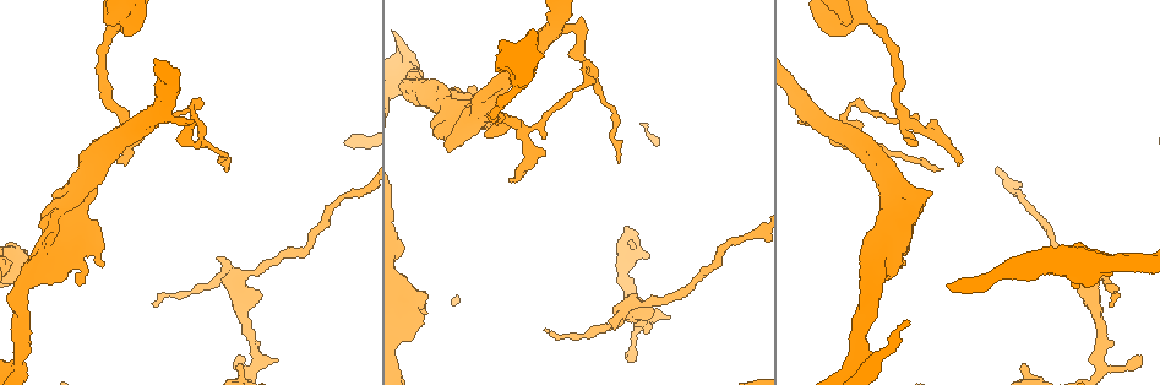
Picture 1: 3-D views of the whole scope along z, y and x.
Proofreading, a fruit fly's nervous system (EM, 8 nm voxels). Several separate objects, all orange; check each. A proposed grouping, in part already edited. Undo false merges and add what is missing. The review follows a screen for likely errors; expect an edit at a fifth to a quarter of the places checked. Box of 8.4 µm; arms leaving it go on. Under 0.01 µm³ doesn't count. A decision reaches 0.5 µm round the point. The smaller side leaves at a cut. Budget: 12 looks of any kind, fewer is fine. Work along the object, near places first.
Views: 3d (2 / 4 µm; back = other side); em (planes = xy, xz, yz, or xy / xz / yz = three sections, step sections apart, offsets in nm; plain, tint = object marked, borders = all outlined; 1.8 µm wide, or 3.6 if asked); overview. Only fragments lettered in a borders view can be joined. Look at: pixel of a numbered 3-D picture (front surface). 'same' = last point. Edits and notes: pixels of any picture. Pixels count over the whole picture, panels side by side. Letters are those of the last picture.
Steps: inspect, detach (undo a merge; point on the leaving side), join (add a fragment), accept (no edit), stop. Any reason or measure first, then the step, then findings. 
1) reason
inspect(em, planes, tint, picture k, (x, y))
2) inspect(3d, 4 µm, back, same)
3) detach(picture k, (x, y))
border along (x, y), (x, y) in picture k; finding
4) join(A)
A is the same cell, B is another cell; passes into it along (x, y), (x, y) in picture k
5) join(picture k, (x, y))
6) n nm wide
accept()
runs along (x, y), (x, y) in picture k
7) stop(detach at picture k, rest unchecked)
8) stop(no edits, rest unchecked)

side arm on a straight run
inspect(3d, 4 µm, picture 1, (521, 82))

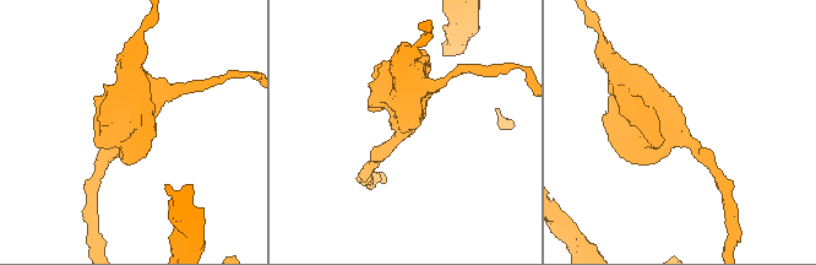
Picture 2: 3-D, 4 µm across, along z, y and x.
3 arms; arms of 180, 300, 460 nm; need the tissue
inspect(em, 3.6 µm, xy, step 4, tint, picture 2, (403, 128))

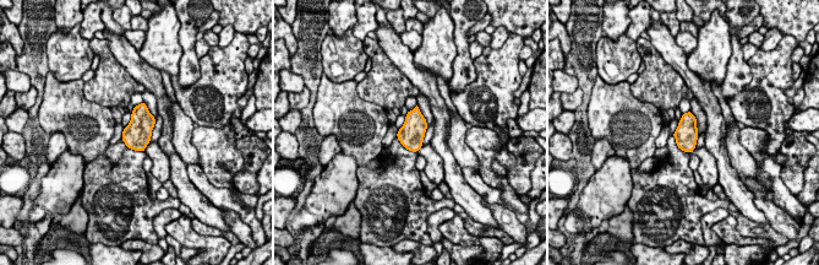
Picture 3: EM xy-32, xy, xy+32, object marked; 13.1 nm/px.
inspect(em, 3.6 µm, yz, step 8, borders, same)

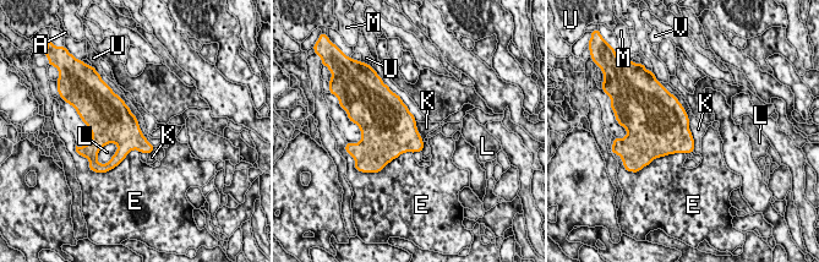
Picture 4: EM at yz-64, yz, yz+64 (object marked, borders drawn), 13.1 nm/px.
400 nm wide; U touches over 650 nm
accept()
A, E, K, L, M, U and V are other cells; continuous, no second neuron

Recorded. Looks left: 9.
branch stops here
inspect(3d, 4 µm, picture 1, (53, 194))

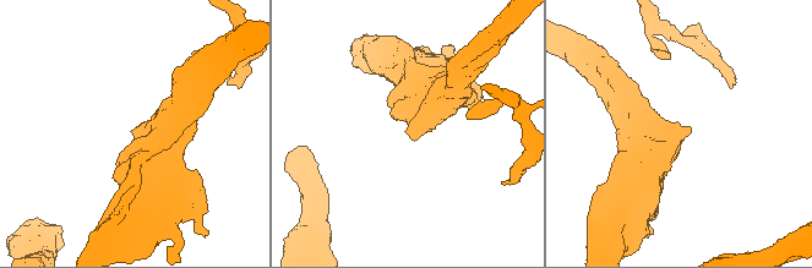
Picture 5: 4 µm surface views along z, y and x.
now the EM
inspect(em, xy, step 16, tint, picture 5, (136, 131))

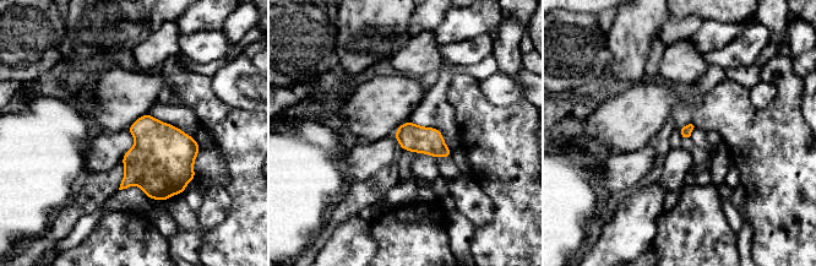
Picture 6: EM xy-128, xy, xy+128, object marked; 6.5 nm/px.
another direction
inspect(em, planes, borders, same)

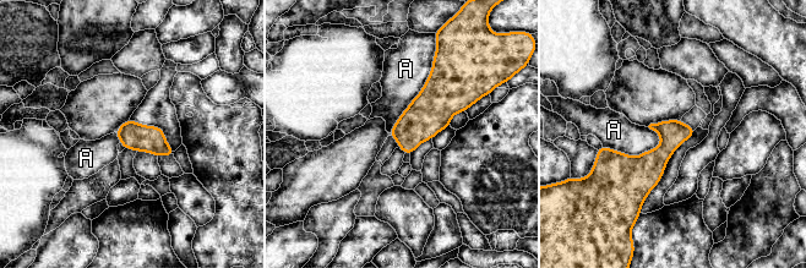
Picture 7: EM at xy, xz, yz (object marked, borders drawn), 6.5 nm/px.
accept()
A is another cell; border along (435, 54), (424, 86), (388, 132) in picture 7; no lettered fragment goes on from it

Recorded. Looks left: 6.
thick end
inspect(3d, 2 µm, picture 1, (101, 266))

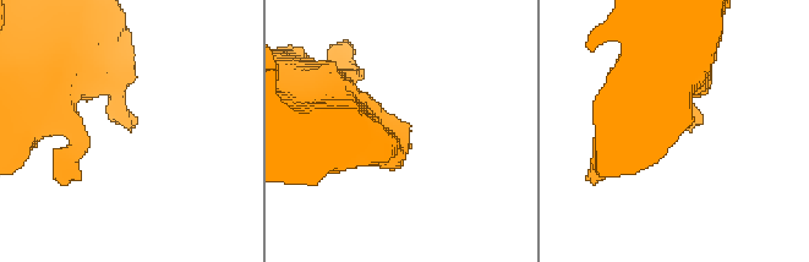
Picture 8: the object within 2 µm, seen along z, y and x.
inspect(em, planes, borders, picture 8, (129, 129))

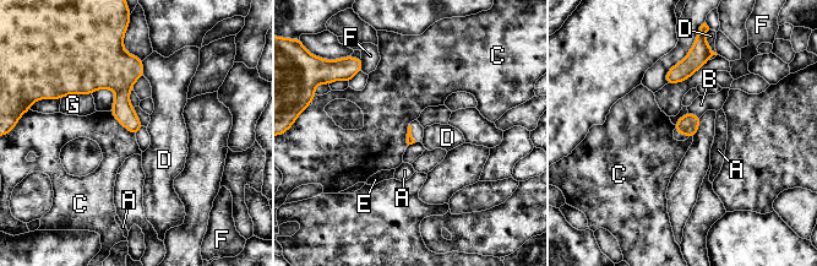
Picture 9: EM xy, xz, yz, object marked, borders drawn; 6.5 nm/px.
accept()
A, B, C, D, E, F and G are other cells; no lettered fragment goes on from it

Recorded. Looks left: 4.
an open end
inspect(3d, 4 µm, picture 1, (221, 257))

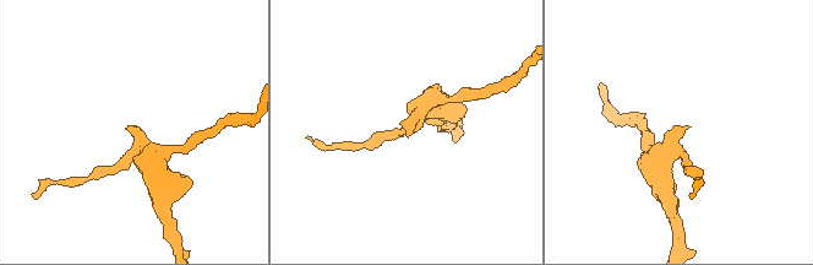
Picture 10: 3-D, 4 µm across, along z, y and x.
inspect(em, planes, borders, picture 10, (411, 134))

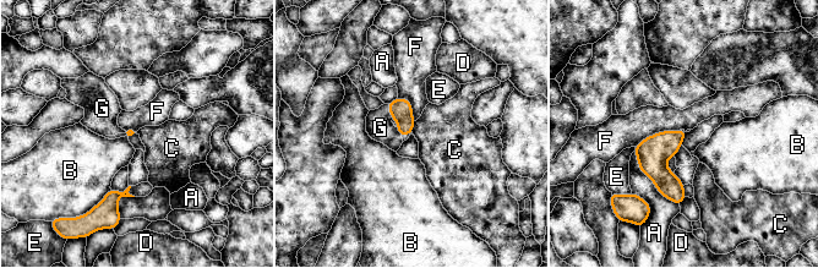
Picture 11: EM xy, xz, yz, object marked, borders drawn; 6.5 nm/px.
join(G)
G is the same cell, A, B, C, D, E and F are other cells; it goes on there

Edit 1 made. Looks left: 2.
stop(join at picture 11, rest unchecked)

